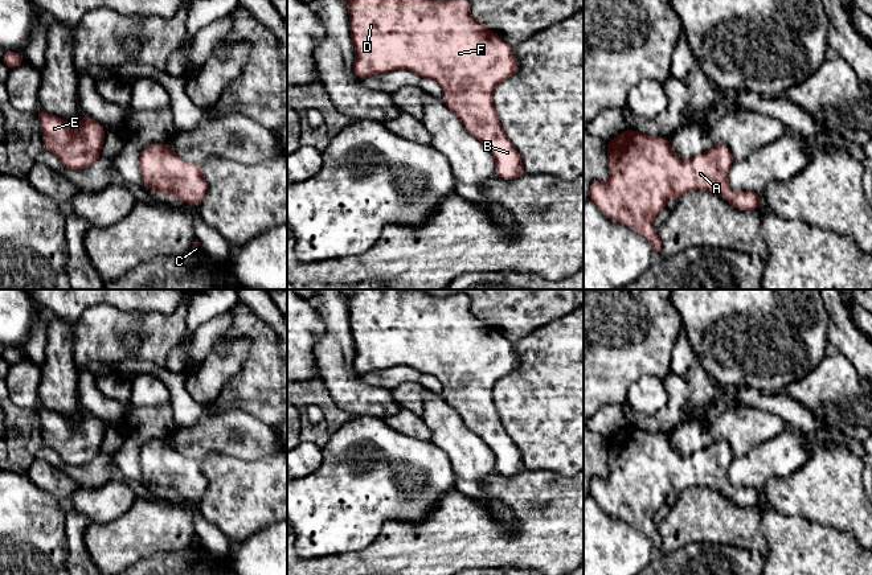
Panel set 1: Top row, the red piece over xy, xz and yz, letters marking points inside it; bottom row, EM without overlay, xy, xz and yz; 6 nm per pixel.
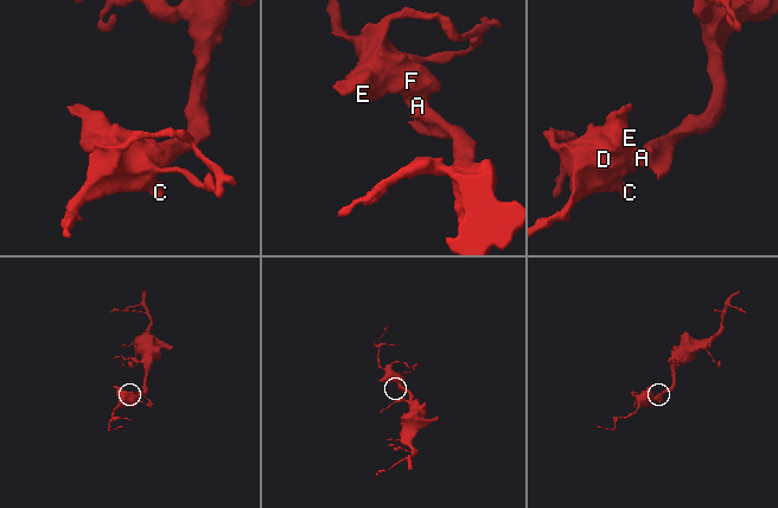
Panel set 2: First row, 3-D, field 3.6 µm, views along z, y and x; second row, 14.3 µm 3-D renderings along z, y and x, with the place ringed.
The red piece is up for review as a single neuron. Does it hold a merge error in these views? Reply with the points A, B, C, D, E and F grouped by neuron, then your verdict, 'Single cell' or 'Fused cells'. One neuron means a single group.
Groups: A B C D E F. Single cell

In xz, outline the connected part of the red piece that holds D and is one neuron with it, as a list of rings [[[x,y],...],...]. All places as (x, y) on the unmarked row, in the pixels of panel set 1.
[[[421,289],[339,291],[348,303],[355,342],[352,366],[360,375],[409,366],[435,377],[443,386],[443,399],[495,455],[495,472],[513,476],[527,471],[521,452],[505,431],[492,397],[495,385],[519,366],[513,344],[471,312],[467,295],[437,297]]]

